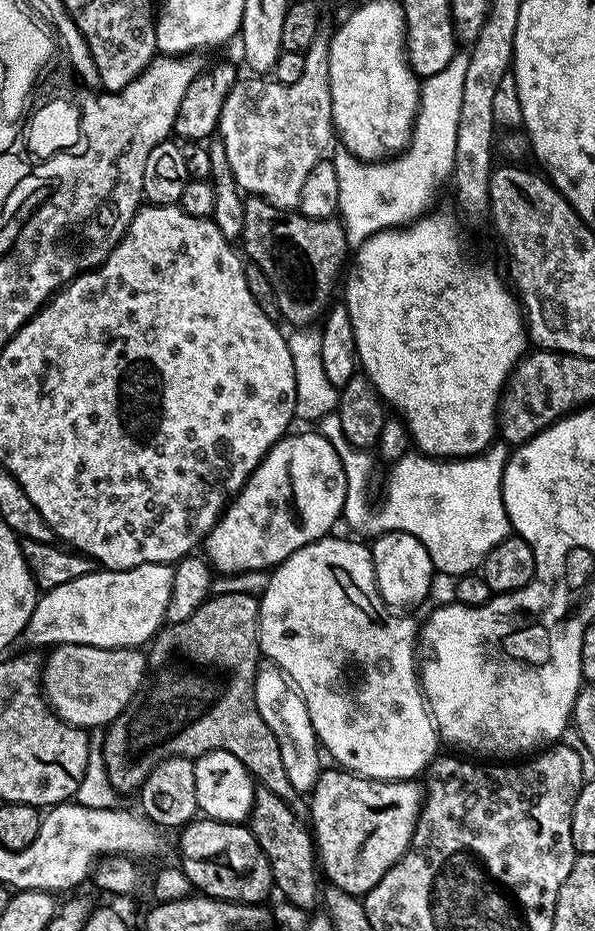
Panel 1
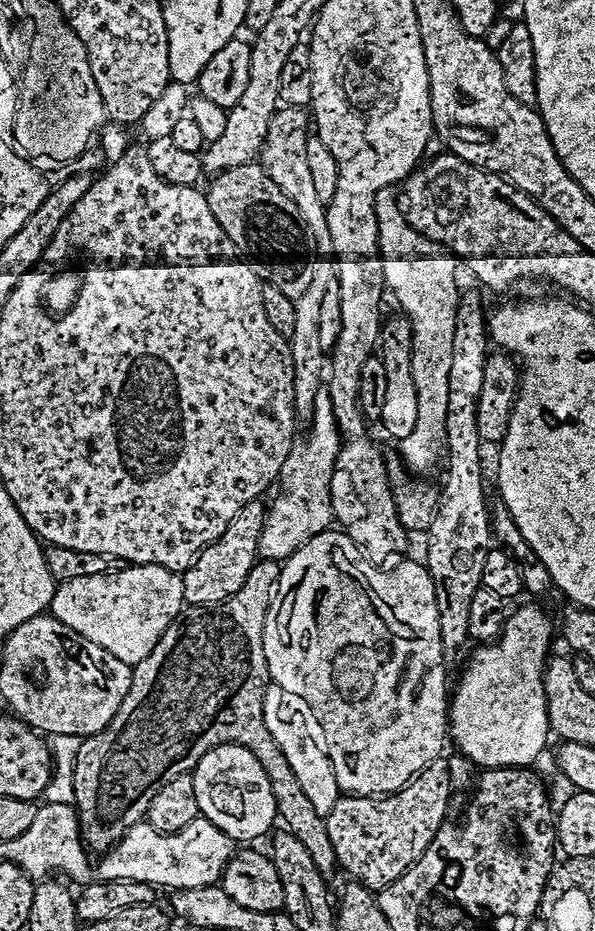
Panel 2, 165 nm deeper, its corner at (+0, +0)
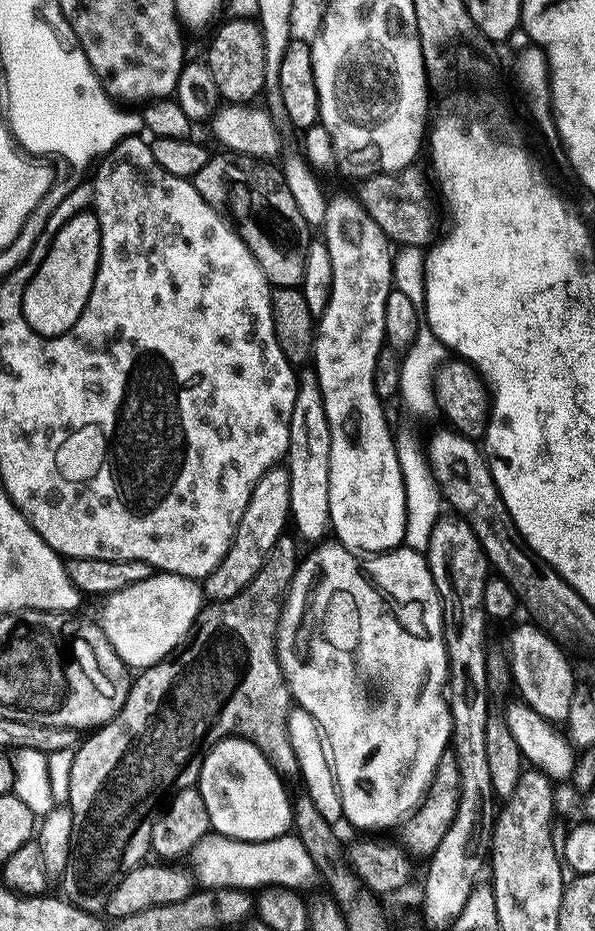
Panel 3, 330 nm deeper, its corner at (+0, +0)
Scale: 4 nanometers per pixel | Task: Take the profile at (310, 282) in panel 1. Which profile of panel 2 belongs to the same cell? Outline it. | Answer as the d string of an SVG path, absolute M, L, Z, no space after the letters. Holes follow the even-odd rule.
M260 162L221 172L211 183L206 188L208 205L233 248L251 264L264 284L277 287L286 298L300 302L311 290L321 261L312 232L298 206L278 190Z

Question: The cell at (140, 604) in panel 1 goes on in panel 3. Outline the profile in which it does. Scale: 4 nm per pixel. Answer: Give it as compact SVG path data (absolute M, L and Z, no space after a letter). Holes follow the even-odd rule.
M156 572L142 582L113 592L103 601L100 614L101 635L114 646L115 652L132 670L143 670L168 656L188 635L204 605L201 585L176 572Z

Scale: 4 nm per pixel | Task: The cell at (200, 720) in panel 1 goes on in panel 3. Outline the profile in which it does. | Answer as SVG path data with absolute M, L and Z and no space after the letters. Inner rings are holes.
M281 536L274 550L266 554L266 562L262 562L262 570L254 574L250 586L229 600L205 603L179 647L156 665L143 669L137 675L140 677L131 681L122 710L75 749L68 800L90 800L90 804L82 822L72 824L72 859L68 861L64 884L76 884L74 890L67 892L84 894L82 906L86 906L86 912L94 912L94 902L108 898L130 866L139 868L145 863L144 855L149 855L152 842L154 813L173 794L199 781L204 759L219 740L232 737L248 740L258 746L281 779L299 777L300 767L287 734L290 693L276 658L280 613L284 611L284 600L298 567L297 541L290 536Z

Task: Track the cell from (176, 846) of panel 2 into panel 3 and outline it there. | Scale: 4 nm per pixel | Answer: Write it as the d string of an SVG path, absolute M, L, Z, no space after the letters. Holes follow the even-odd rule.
M209 834L196 843L190 853L192 872L195 883L204 890L217 888L242 888L245 890L259 890L269 886L277 888L303 889L303 884L308 884L317 875L314 862L306 850L304 843L295 834L276 836L272 840L235 840L229 836Z

